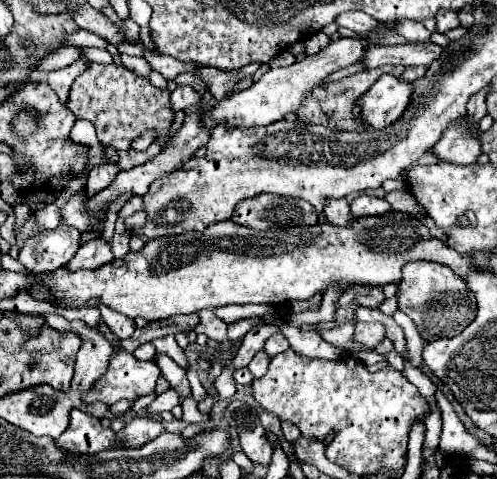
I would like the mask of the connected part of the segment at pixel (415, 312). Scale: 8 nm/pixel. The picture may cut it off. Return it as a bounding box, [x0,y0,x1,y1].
[399,261,477,339]

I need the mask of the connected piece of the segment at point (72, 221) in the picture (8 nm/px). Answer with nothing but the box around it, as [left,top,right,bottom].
[61,193,91,231]

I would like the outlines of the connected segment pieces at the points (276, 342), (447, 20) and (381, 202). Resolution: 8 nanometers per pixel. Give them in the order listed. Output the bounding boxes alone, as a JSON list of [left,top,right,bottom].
[[265,333,289,355],[435,11,459,33],[351,193,391,215]]

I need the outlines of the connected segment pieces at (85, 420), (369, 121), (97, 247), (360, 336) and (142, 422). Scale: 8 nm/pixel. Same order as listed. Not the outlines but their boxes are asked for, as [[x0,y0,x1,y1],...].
[[57,409,115,453],[359,75,411,129],[63,239,113,271],[353,323,385,349],[123,417,163,447]]

